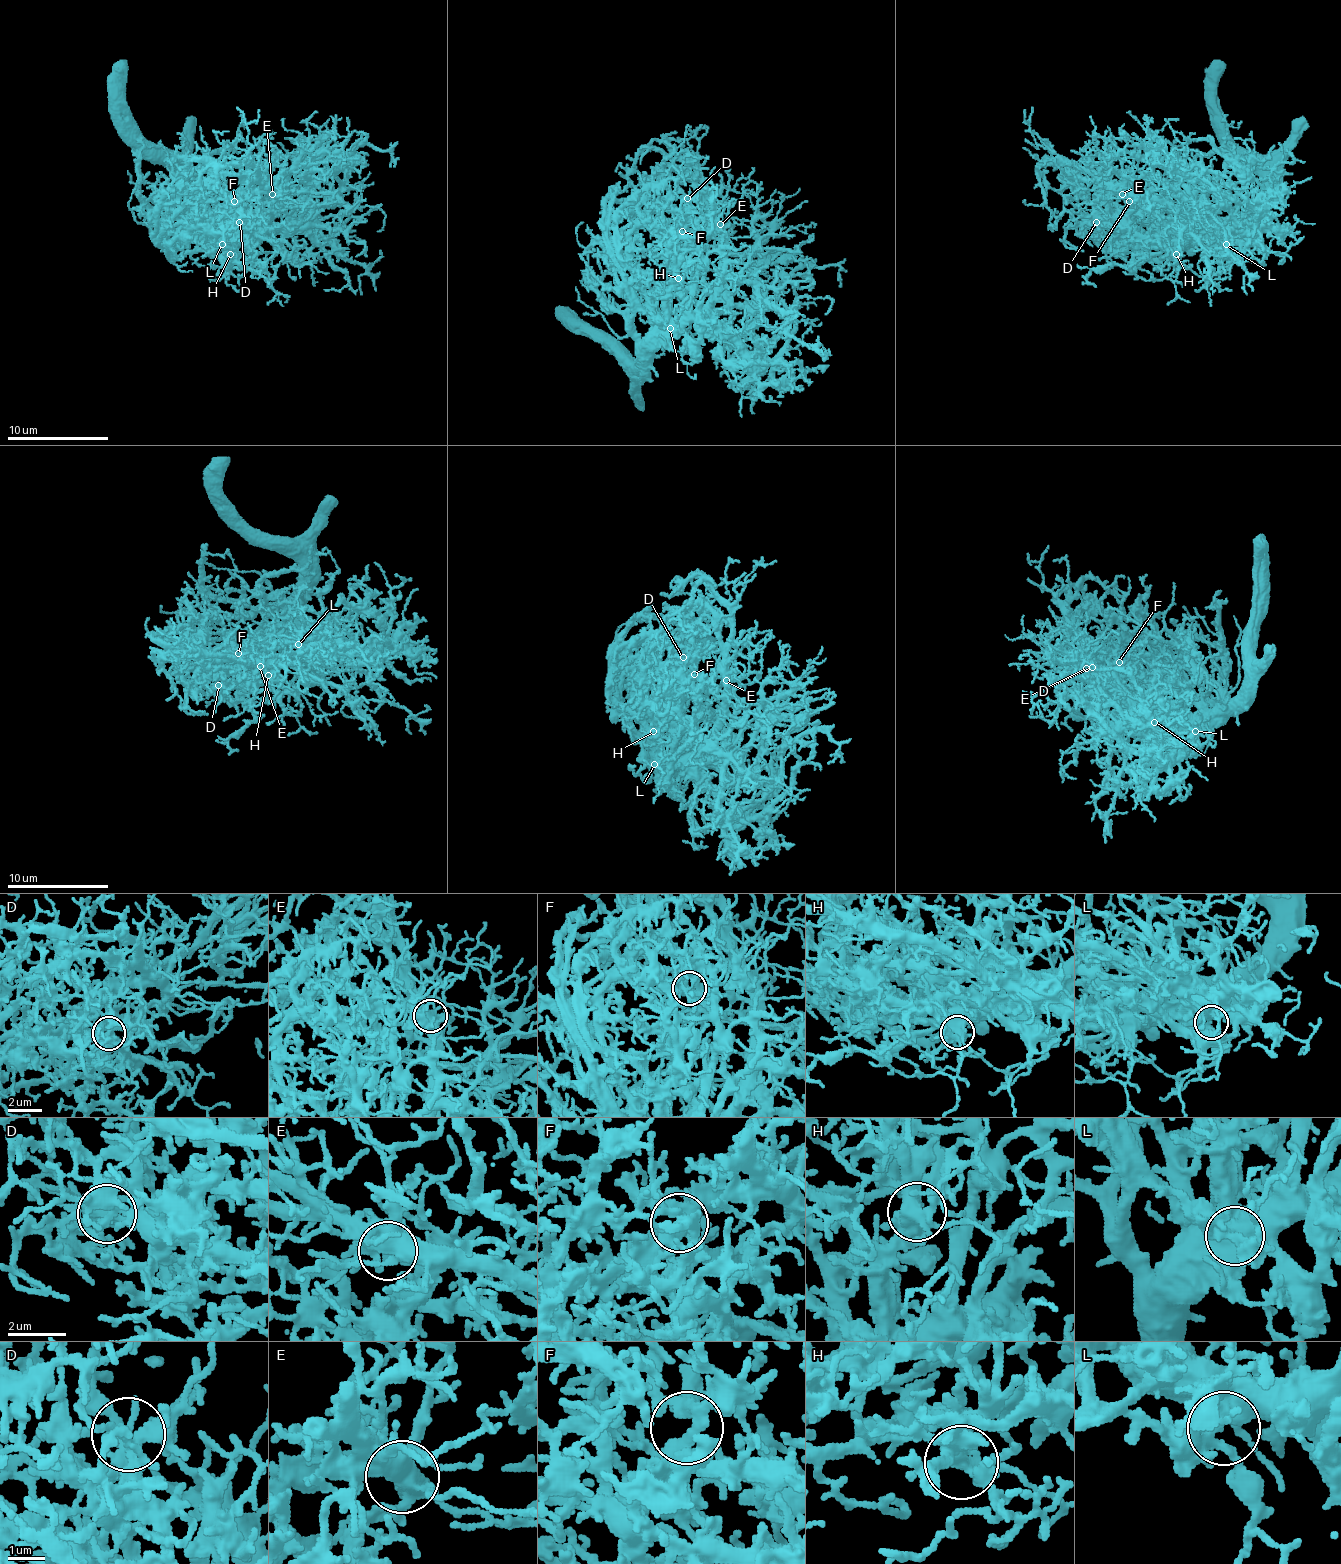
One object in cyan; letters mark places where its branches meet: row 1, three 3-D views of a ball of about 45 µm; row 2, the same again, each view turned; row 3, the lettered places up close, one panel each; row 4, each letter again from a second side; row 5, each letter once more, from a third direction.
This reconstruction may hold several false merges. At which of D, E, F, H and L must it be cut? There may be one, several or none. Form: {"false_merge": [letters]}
{"false_merge": []}

